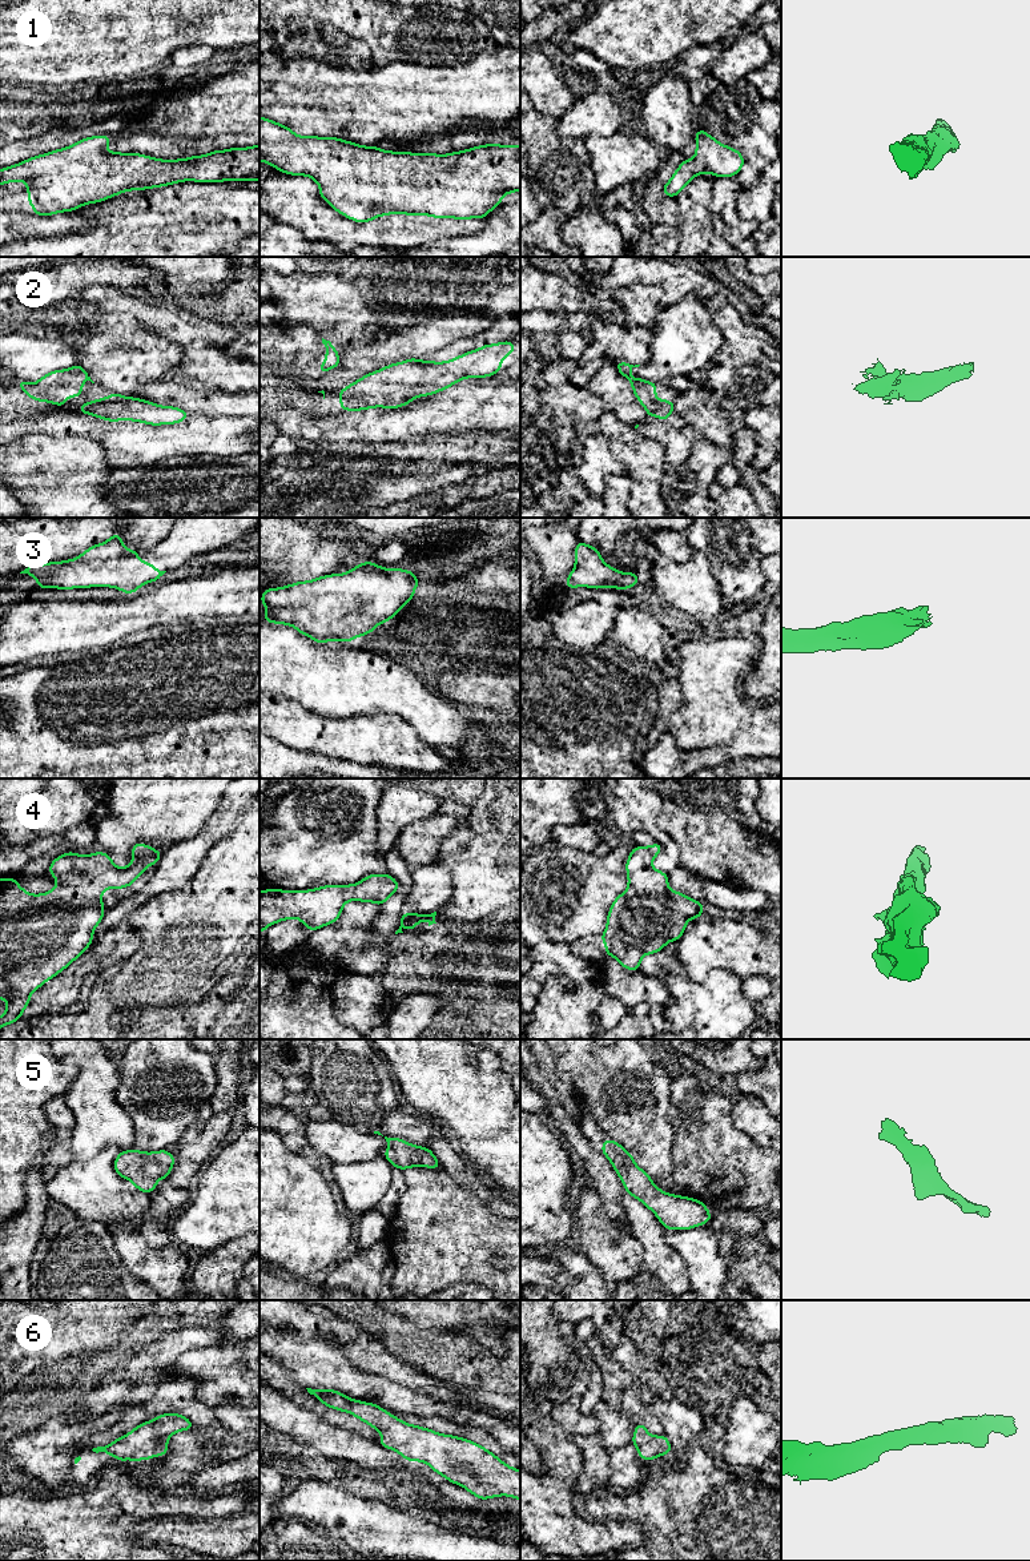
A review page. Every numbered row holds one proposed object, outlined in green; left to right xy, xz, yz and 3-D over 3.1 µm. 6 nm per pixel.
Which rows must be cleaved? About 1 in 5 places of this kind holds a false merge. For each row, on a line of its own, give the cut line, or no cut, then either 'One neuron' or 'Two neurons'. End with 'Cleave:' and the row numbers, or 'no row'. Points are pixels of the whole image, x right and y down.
1: No split. One neuron
2: No split. One neuron
3: No split. One neuron
4: No split. One neuron
5: No split. One neuron
6: No split. One neuron
Cleave: no row

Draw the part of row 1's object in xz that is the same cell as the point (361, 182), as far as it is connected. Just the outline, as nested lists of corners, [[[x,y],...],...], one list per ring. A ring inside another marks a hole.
[[[261,116],[259,161],[286,174],[313,178],[319,186],[319,196],[329,206],[355,222],[370,222],[375,217],[394,213],[434,218],[484,218],[502,205],[503,196],[520,190],[520,146],[518,145],[487,144],[450,154],[389,152],[335,137],[297,136],[289,126]]]

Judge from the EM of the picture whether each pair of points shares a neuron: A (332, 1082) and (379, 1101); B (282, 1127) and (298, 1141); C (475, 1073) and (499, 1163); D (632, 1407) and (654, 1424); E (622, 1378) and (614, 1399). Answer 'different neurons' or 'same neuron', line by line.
A: same neuron
B: same neuron
C: same neuron
D: same neuron
E: same neuron

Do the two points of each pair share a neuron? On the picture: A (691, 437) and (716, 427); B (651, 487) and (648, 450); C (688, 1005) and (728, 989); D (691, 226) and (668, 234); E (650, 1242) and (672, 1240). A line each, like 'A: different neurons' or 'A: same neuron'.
A: different neurons
B: same neuron
C: same neuron
D: different neurons
E: different neurons

